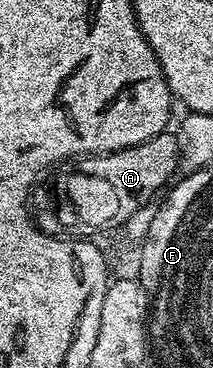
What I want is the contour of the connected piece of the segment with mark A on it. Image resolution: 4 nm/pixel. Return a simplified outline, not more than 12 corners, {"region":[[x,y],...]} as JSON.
{"region":[[169,131],[93,155],[117,221],[174,180],[179,141]]}

